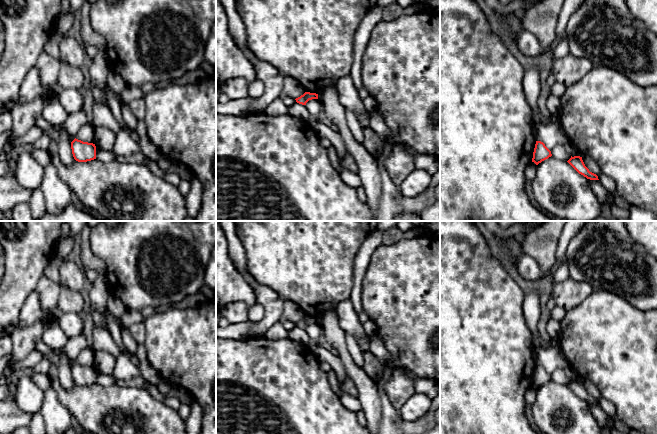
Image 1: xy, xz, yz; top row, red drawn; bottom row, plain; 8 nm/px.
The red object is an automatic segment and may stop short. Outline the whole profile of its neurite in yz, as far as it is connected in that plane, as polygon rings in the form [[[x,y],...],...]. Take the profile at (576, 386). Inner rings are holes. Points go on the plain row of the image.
[[[574,380],[567,385],[579,398],[583,399],[587,403],[590,404],[599,404],[598,400],[589,395],[589,393],[585,390],[582,381]]]

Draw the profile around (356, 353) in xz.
[[[351,334],[345,335],[345,340],[347,342],[347,349],[350,353],[351,357],[353,358],[354,362],[359,366],[364,368],[365,365],[365,354],[360,349],[359,345],[357,344],[356,339]]]

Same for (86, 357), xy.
[[[86,348],[84,349],[83,351],[81,351],[75,362],[78,363],[78,364],[81,364],[83,366],[88,366],[88,367],[94,367],[94,351],[89,349],[89,348]]]

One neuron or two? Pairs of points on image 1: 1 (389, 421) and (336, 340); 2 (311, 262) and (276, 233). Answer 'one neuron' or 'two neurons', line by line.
1: two neurons
2: one neuron

